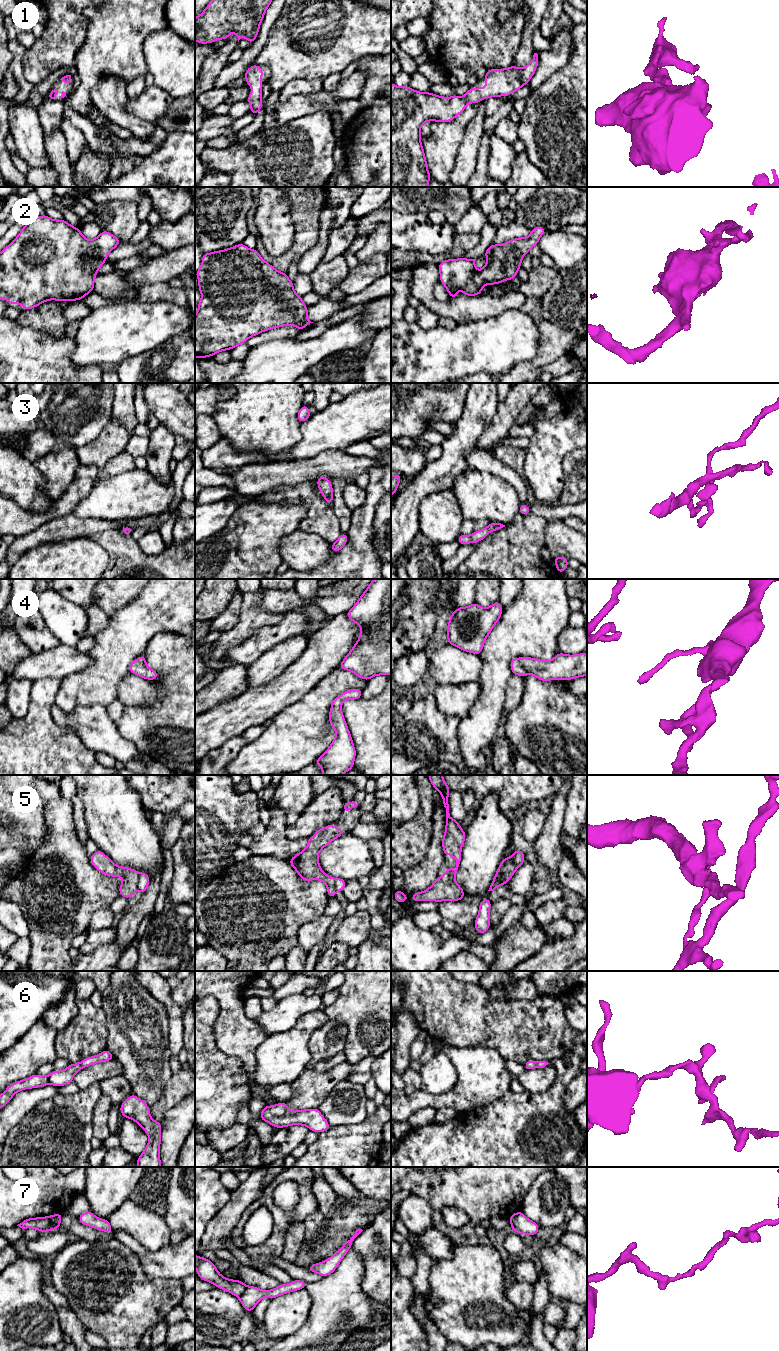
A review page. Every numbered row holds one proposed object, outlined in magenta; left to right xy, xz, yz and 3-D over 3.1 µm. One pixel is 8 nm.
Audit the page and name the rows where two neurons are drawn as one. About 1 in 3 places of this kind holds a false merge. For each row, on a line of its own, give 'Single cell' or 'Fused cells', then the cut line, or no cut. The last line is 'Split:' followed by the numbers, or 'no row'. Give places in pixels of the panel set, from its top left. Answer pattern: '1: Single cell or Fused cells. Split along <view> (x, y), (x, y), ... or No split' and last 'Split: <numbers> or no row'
1: Single cell. No split
2: Single cell. No split
3: Single cell. No split
4: Single cell. No split
5: Fused cells. Split along xy (139, 874), (136, 888)
6: Single cell. No split
7: Fused cells. Split along xy (47, 1217), (51, 1229)
Split: 5, 7

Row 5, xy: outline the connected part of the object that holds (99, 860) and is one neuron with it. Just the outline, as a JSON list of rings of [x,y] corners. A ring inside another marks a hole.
[[[97,850],[89,858],[91,864],[102,874],[111,877],[120,876],[123,878],[123,882],[119,888],[120,896],[128,899],[134,895],[139,879],[139,874],[135,869],[114,864],[101,850]]]

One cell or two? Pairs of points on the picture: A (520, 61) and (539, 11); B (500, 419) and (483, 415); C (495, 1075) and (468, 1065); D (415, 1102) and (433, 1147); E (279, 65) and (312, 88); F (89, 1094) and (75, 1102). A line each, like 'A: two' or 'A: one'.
A: one
B: two
C: one
D: two
E: two
F: one

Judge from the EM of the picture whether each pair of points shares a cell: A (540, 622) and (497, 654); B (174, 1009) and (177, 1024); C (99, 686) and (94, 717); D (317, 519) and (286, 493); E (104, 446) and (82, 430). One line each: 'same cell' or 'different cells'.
A: same cell
B: different cells
C: different cells
D: same cell
E: different cells

